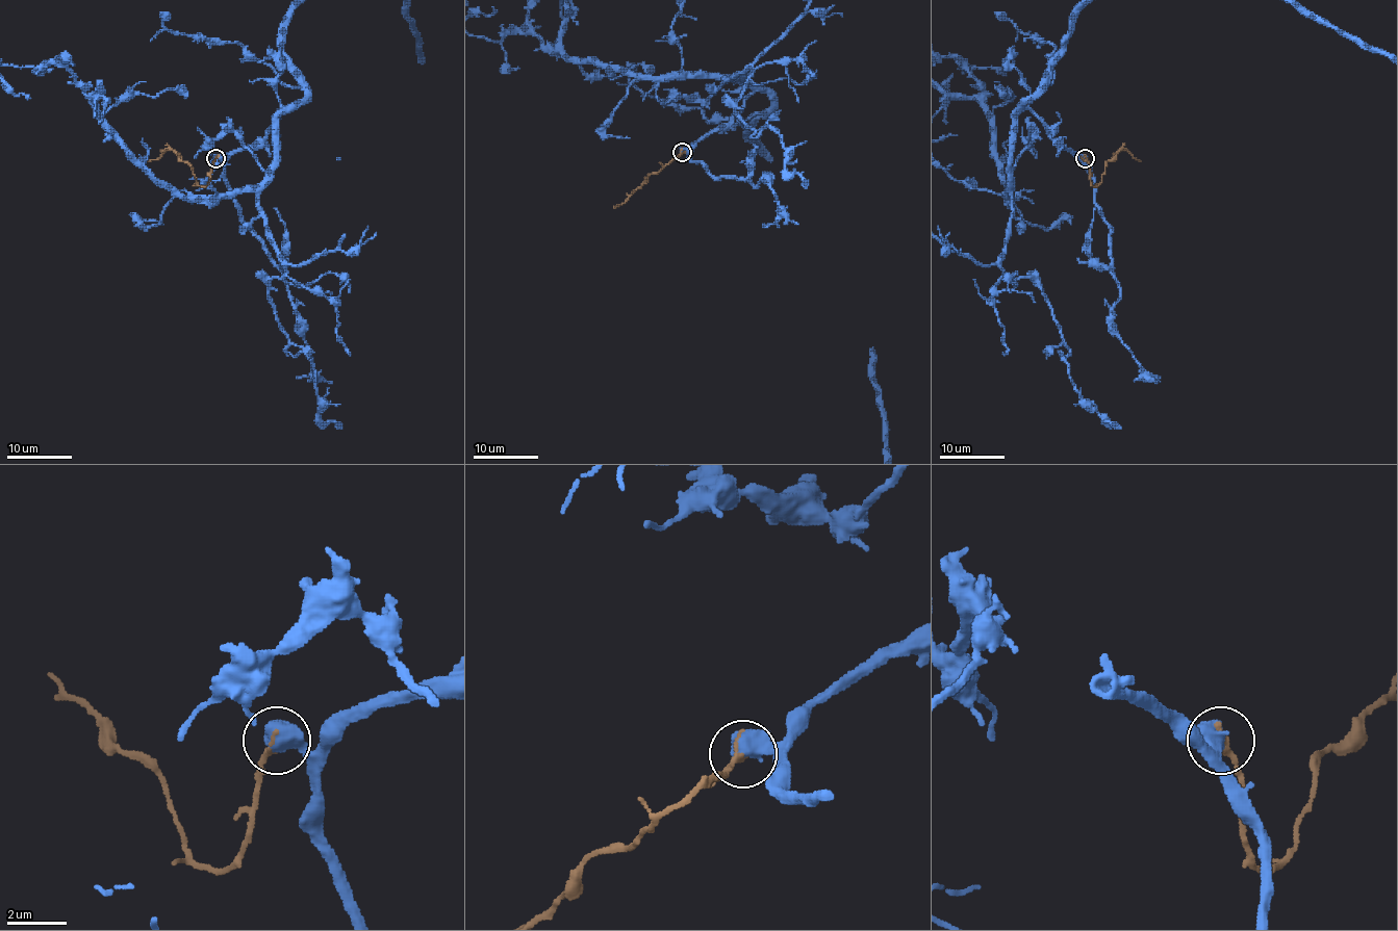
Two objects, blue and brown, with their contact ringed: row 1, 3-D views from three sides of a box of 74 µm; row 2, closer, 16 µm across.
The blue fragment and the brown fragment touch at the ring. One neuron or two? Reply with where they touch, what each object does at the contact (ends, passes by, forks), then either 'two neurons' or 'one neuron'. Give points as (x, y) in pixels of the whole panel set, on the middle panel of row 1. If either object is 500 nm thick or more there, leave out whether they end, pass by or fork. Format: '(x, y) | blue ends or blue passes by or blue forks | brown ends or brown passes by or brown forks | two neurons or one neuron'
(682, 152) | two neurons

